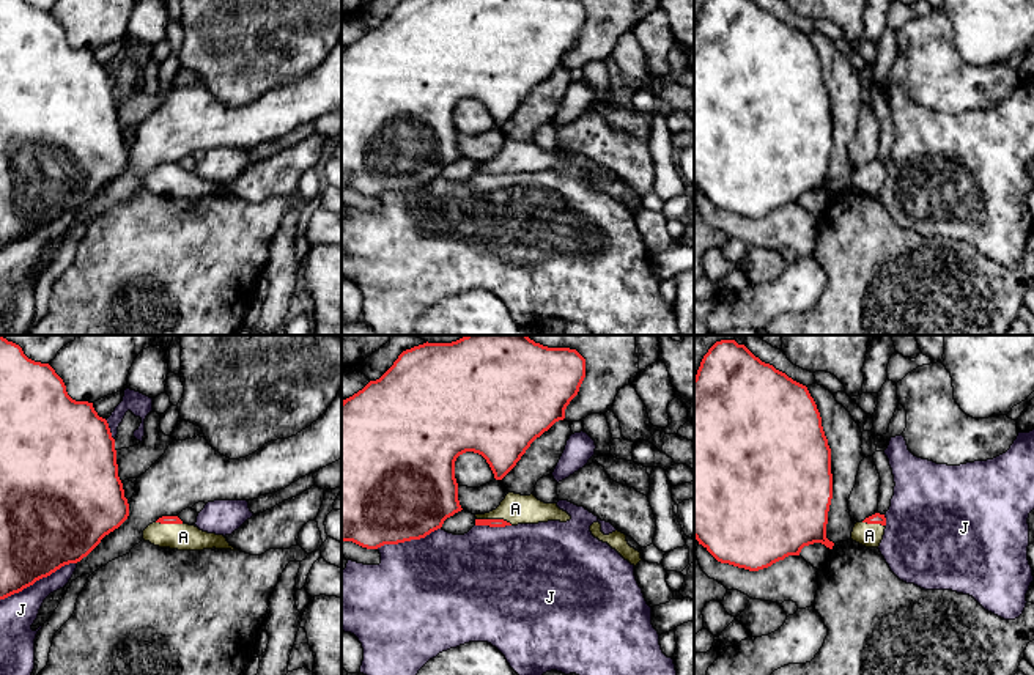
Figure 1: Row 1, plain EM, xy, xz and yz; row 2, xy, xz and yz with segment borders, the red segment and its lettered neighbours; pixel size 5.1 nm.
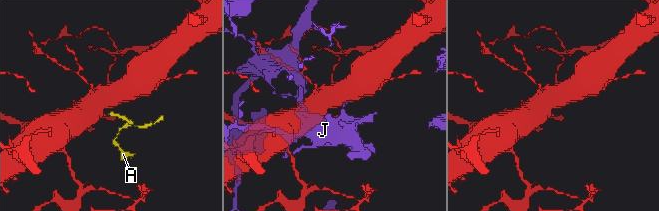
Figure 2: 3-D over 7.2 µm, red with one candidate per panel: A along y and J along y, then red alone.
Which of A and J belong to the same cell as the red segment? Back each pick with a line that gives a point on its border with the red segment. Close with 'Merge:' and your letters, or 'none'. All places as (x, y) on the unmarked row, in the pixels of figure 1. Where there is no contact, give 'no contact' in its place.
A: meets red in xz at (494, 167)
Merge: A

